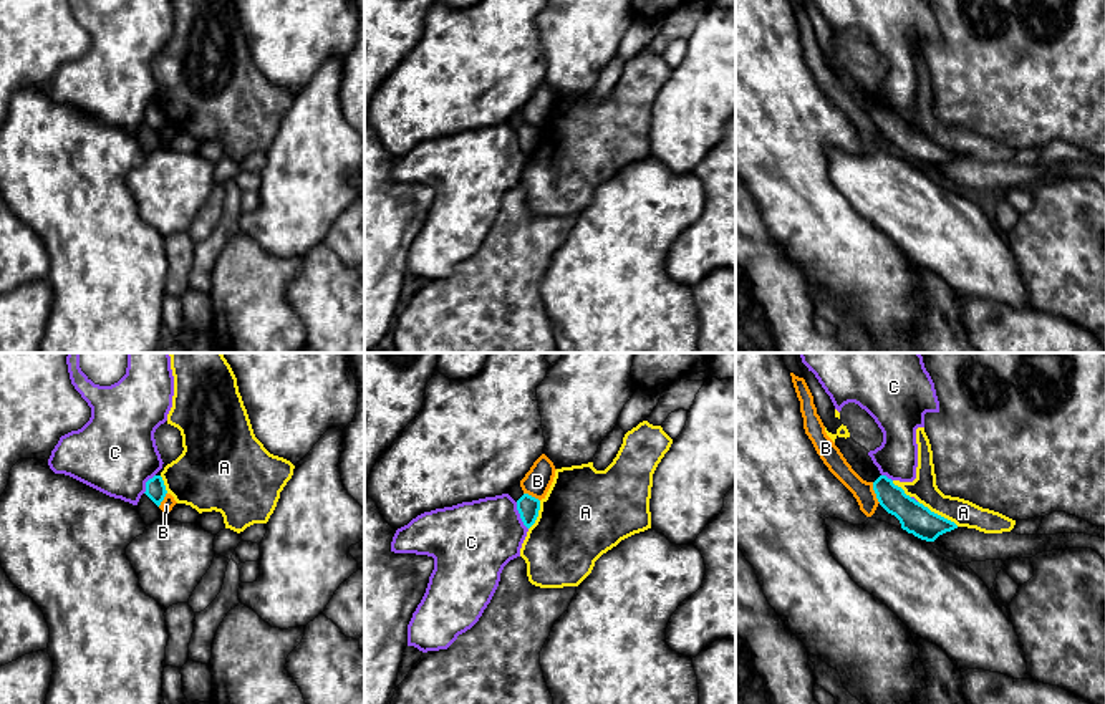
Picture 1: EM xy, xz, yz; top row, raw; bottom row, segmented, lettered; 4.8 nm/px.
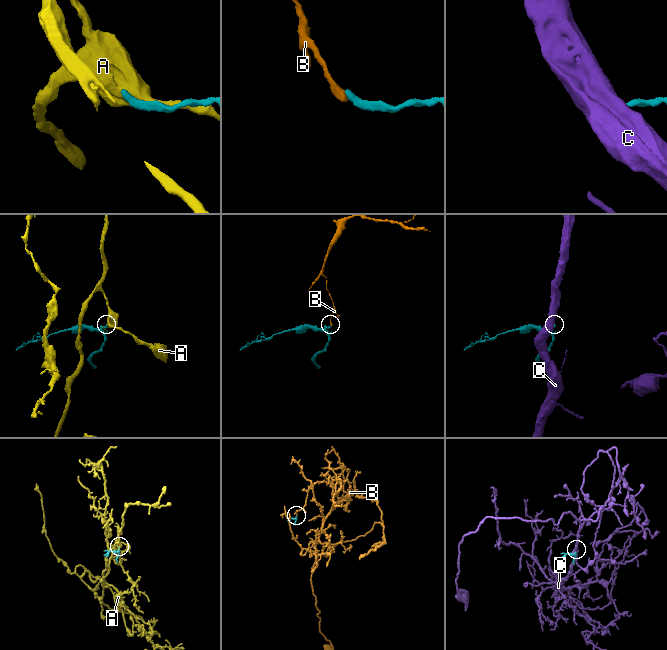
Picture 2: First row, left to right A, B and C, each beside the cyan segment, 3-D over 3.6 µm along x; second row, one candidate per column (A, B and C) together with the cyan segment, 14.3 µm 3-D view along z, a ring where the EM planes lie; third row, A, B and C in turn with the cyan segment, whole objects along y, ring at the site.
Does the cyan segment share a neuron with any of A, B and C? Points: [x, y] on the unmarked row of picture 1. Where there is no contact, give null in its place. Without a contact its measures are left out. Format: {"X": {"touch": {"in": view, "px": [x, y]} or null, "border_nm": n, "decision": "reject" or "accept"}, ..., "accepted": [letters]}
{"A": {"touch": {"in": "yz", "px": [936, 143]}, "border_nm": 240, "decision": "reject"}, "B": {"touch": {"in": "yz", "px": [875, 121]}, "border_nm": 110, "decision": "reject"}, "C": {"touch": {"in": "xz", "px": [521, 144]}, "border_nm": 150, "decision": "reject"}, "accepted": []}

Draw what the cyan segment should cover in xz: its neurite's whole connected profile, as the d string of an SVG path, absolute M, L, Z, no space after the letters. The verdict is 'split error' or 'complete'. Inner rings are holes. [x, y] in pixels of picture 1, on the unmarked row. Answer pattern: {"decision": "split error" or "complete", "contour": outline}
{"decision": "complete", "contour": "M524 123L517 129L517 139L520 142L520 147L522 147L524 154L527 157L530 157L535 152L537 146L538 146L540 129L528 124L528 123Z"}

